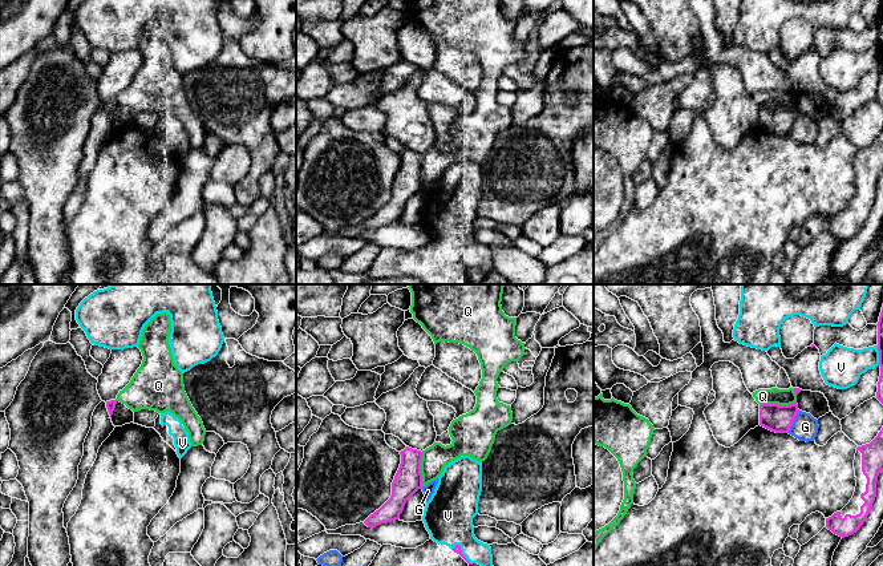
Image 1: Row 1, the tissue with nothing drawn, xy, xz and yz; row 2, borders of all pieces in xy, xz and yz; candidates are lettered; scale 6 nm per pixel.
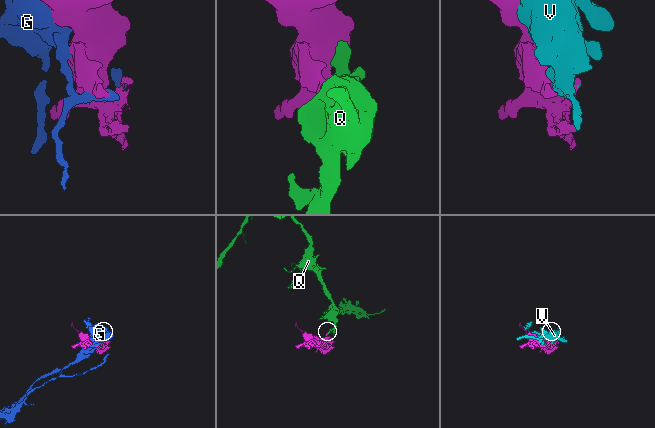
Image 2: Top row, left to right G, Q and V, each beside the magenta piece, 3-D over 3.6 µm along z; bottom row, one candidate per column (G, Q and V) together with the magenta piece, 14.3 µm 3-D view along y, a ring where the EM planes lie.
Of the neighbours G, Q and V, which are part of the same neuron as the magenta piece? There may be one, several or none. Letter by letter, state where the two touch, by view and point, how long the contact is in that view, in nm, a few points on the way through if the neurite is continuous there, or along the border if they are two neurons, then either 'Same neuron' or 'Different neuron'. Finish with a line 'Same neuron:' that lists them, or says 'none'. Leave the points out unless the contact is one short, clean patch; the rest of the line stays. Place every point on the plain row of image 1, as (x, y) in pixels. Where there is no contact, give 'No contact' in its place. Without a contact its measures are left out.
G: Touches magenta at yz (793, 122). Shared border 160 nm. Different neuron
Q: Touches magenta at yz (777, 106). Shared border 220 nm. Boundary: yz (796, 102), (789, 106), (760, 108). Different neuron
V: Touches magenta at xz (461, 255). Shared border 160 nm. Different neuron
Same neuron: none

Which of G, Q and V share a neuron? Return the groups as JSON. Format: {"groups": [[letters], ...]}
{"groups": [["G"], ["Q"], ["V"]]}

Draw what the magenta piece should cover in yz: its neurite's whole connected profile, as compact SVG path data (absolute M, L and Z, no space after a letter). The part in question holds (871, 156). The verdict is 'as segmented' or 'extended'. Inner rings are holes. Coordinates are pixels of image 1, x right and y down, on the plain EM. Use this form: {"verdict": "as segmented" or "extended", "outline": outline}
{"verdict": "as segmented", "outline": "M883 130L870 146L858 149L856 153L862 155L862 174L867 181L866 194L860 197L864 203L860 215L842 219L841 214L837 214L826 221L826 230L842 240L859 233L875 203L878 178L883 173Z"}

